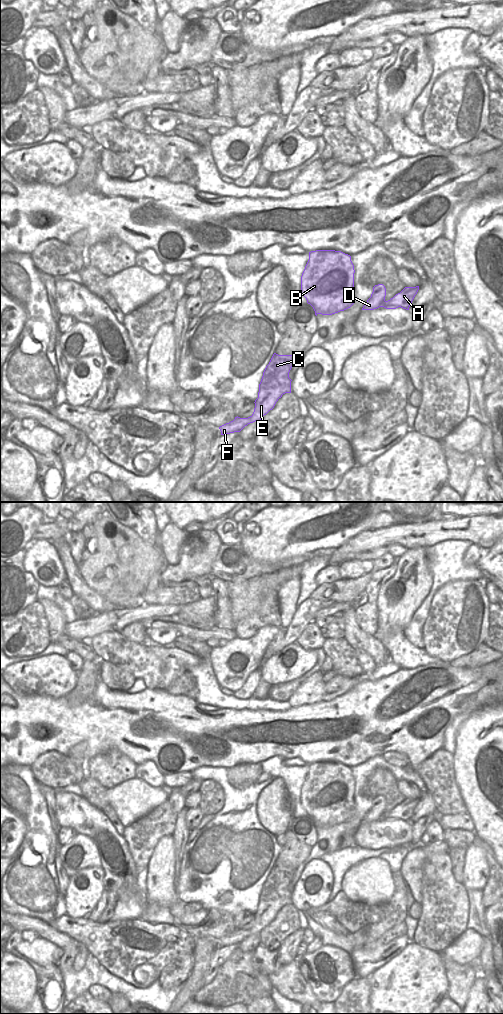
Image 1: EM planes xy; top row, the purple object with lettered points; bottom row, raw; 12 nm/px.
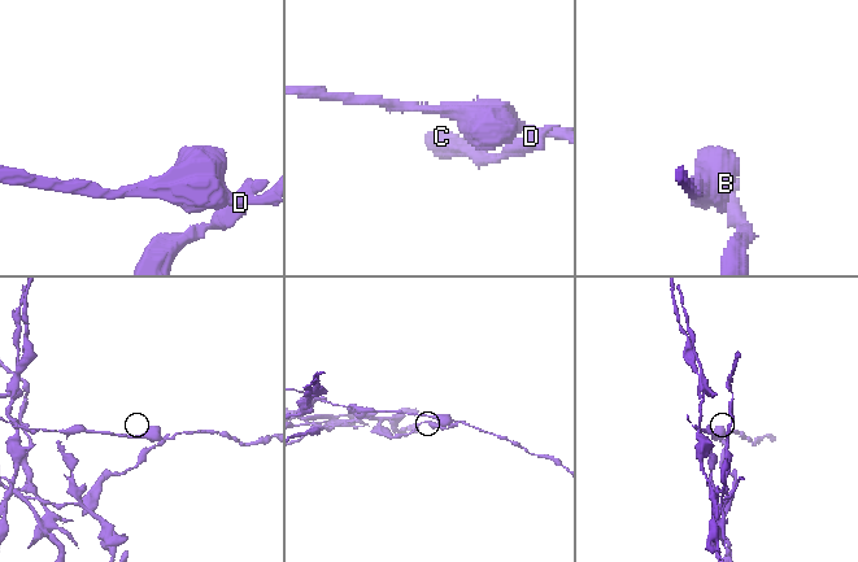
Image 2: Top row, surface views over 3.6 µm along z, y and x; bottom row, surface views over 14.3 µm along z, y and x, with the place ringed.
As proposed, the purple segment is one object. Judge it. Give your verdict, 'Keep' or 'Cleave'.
Cleave.

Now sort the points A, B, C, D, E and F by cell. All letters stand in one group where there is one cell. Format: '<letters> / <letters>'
A B / C D E F

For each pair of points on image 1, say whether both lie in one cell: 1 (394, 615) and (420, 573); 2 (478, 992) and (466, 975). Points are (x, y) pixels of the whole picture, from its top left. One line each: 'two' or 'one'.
1: one
2: two

